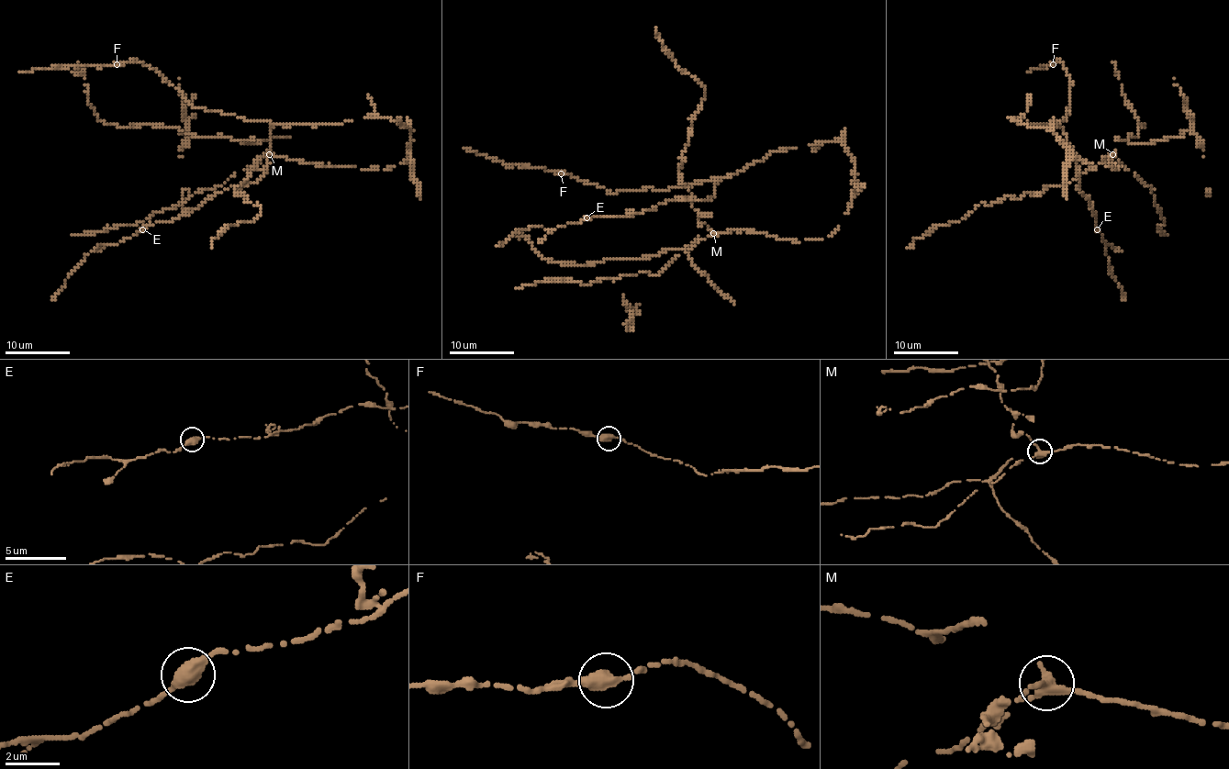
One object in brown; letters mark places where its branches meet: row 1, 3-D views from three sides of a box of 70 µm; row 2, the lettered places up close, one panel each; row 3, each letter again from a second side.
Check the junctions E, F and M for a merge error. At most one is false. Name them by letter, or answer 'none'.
M

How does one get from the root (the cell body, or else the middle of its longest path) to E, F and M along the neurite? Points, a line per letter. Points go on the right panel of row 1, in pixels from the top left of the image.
E: (1078, 175), (1078, 188), (1097, 217), (1097, 229)
F: (1078, 175), (1076, 154), (1057, 121), (1069, 114), (1072, 81), (1061, 61), (1055, 60), (1053, 64)
M: (1078, 175), (1080, 183), (1080, 172), (1090, 171), (1103, 161), (1103, 158), (1113, 154)

